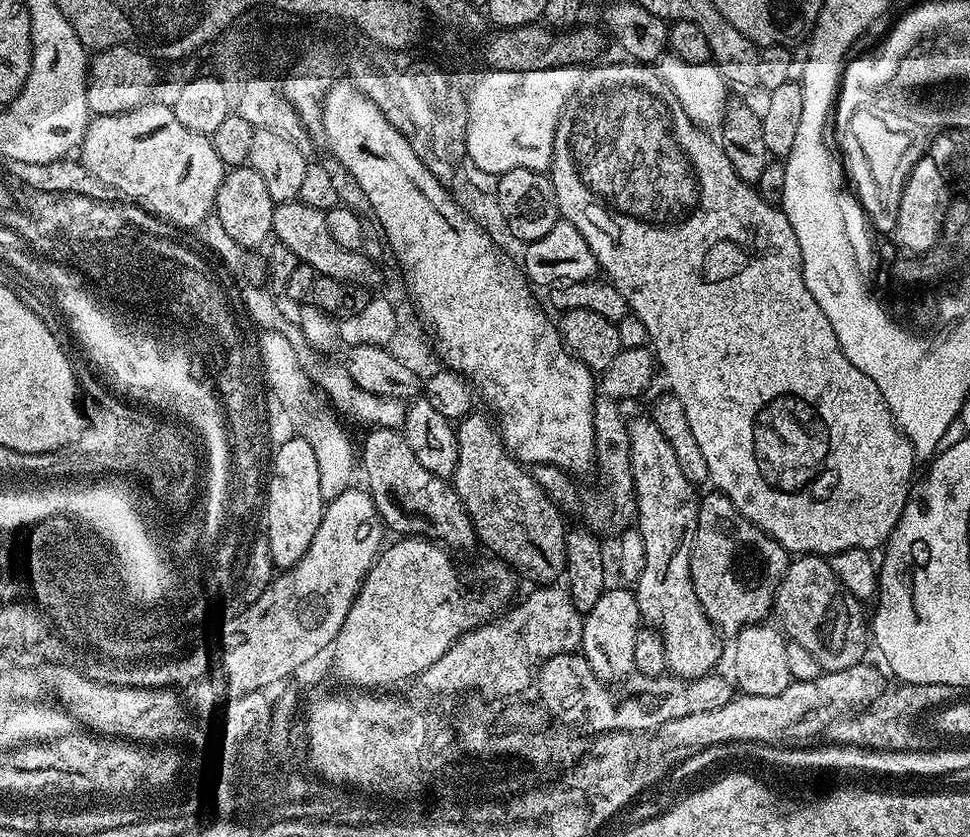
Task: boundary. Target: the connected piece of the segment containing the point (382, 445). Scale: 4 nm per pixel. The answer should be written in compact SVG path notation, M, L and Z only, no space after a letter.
M373 427L368 434L364 445L358 448L358 460L368 483L366 491L381 521L400 532L396 534L434 540L453 553L477 547L478 537L470 522L470 514L466 514L466 506L458 498L455 488L445 477L430 474L430 470L418 462L403 431Z

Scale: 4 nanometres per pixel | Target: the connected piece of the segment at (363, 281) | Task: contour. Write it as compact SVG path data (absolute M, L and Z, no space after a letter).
M287 200L276 204L272 209L272 236L275 243L286 246L286 250L294 250L302 264L310 265L317 276L329 276L353 286L373 286L380 280L380 272L377 265L359 250L351 252L330 235L326 230L326 215L315 204L304 204L299 200Z

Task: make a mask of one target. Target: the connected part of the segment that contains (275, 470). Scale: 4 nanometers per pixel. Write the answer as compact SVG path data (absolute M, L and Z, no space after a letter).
M296 434L293 437L293 440L286 441L277 452L275 449L270 460L270 475L266 480L266 514L268 510L266 535L272 560L280 570L294 567L302 558L302 554L306 554L310 542L314 542L314 534L322 522L326 507L318 480L318 458L314 458L314 450L310 442L306 442L303 436Z

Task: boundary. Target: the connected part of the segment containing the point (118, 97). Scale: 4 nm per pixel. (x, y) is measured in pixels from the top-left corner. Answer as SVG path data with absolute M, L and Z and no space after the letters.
M126 44L99 49L91 57L88 69L89 113L92 116L117 116L149 103L153 99L152 87L156 84L155 66L153 57Z

